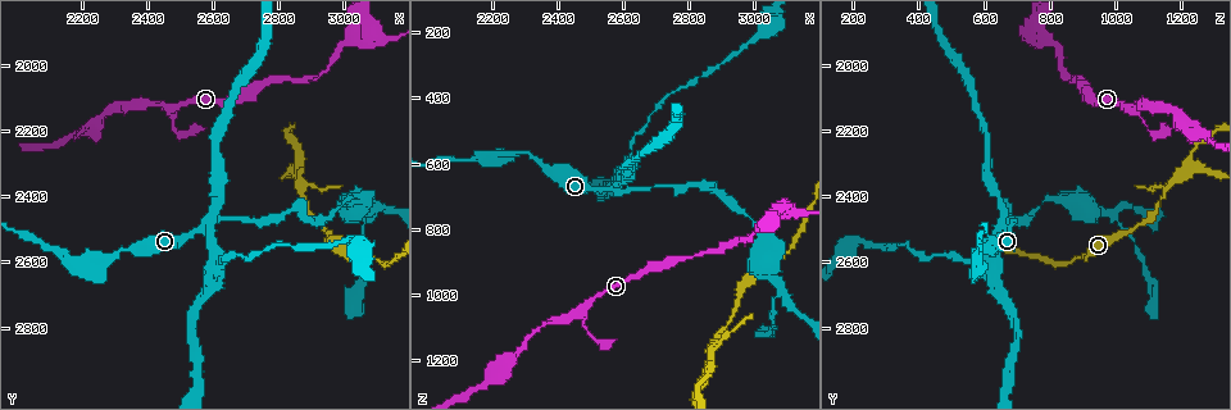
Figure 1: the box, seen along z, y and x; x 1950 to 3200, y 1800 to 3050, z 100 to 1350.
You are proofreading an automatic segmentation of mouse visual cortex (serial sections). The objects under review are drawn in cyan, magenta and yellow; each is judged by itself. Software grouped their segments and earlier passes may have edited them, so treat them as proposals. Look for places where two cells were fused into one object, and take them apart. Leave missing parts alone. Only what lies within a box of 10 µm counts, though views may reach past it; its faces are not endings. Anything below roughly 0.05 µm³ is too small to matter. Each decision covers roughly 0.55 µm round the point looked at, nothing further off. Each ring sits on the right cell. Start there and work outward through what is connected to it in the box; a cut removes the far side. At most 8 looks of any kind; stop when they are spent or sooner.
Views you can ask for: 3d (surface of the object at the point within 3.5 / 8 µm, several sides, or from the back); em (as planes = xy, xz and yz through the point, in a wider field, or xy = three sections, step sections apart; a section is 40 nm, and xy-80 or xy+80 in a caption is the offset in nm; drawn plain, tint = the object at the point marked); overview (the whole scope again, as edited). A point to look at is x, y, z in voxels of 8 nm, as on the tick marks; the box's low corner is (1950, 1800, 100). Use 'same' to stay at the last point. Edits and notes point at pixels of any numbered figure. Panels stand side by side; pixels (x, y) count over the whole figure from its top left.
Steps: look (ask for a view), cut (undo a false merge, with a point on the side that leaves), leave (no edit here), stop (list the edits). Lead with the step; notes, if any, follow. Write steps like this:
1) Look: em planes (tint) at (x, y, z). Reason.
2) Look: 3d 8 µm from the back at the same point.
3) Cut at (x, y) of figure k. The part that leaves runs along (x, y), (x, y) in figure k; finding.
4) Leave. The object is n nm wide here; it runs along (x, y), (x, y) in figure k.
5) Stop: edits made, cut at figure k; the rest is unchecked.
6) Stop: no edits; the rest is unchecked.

Look: 3d 3.5 µm from the back at (2580, 2490, 680). Four arms meet.

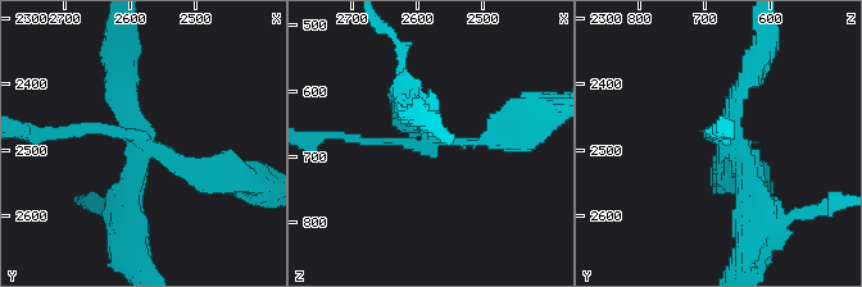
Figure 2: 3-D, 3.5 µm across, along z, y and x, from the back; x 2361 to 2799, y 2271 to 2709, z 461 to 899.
Look: em planes (tint) at (2575, 2495, 670). Shape alone is not enough.

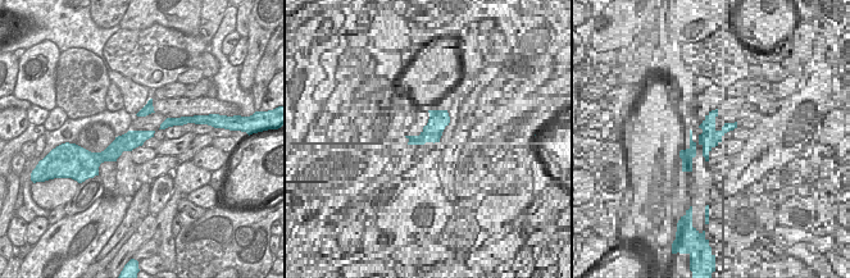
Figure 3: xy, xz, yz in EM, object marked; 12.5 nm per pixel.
Cut at (128, 197) of figure 2. The arms are 150, 200, 250, 250 nm wide; a second cell is stuck on.

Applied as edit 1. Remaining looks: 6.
Look: overview.

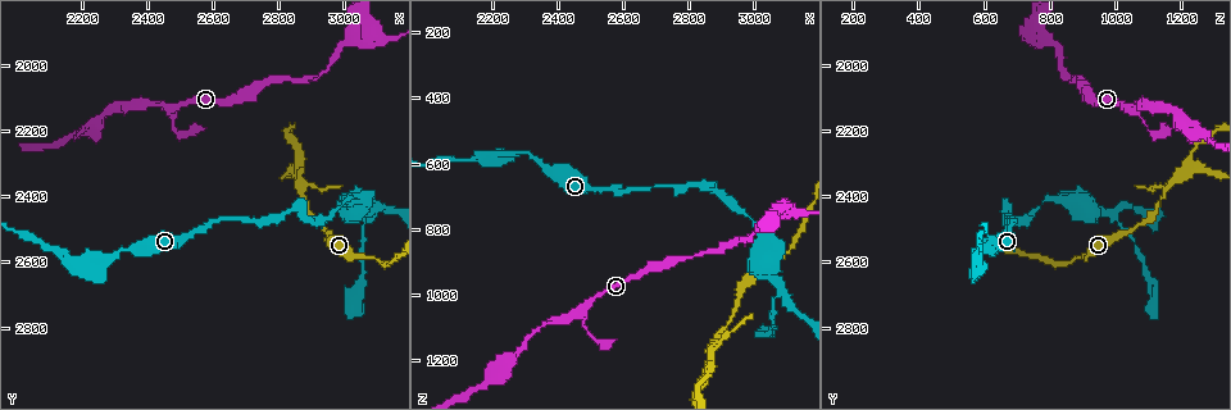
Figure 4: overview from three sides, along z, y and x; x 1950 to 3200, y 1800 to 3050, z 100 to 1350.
Look: 3d 3.5 µm at (2850, 2440, 670). Abrupt turn.

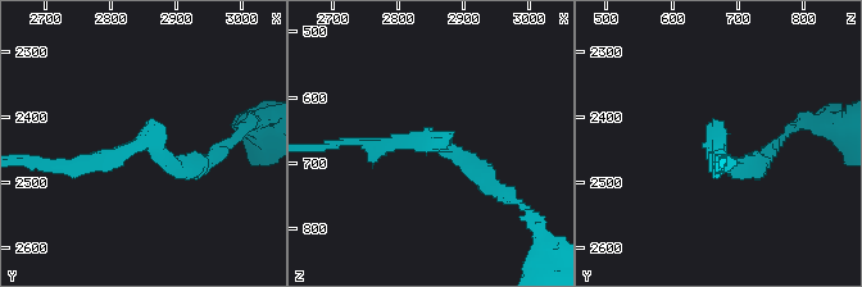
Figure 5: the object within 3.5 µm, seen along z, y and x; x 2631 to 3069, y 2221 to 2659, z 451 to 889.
Look: em planes (tint) at (2855, 2440, 670). Shape alone is not enough.

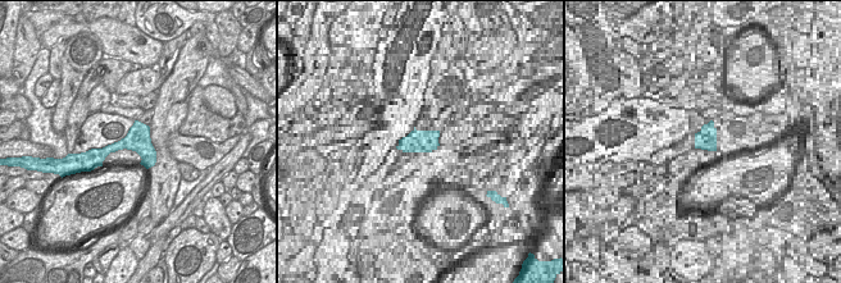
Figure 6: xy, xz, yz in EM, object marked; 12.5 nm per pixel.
Look: em xy step 1 (tint) at the same point. Another direction.

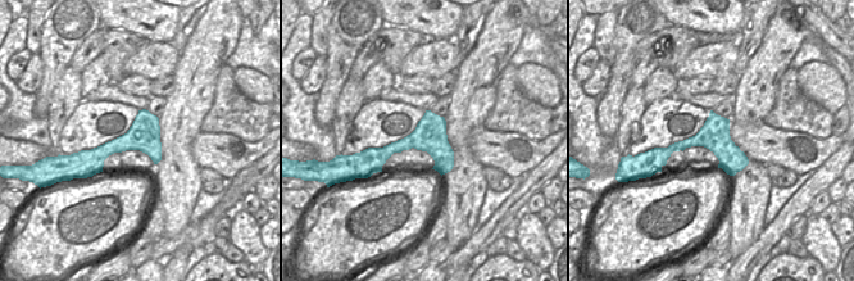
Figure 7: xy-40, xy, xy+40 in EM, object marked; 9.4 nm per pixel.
Leave. The arms are 200, 200 nm wide; it runs along (362, 141), (440, 141), (495, 187) in figure 5; one cell here.

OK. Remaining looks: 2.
Look: 3d 3.5 µm from the back at (2860, 2300, 1210). Abrupt turn.

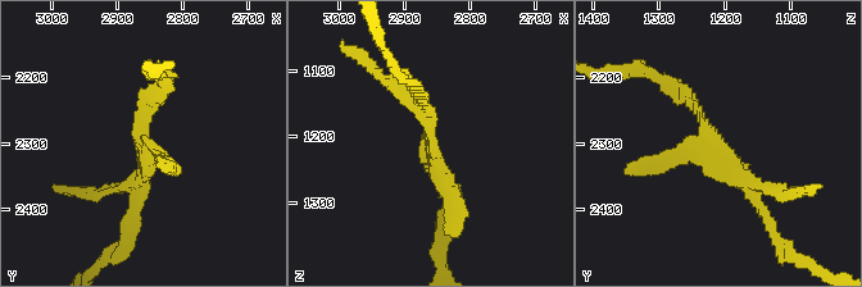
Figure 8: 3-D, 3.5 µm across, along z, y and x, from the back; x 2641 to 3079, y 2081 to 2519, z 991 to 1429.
Look: em xy step 3 (tint) at (2860, 2305, 1215). 3 arms meet here; the arms are 150, 150, 150 nm wide.

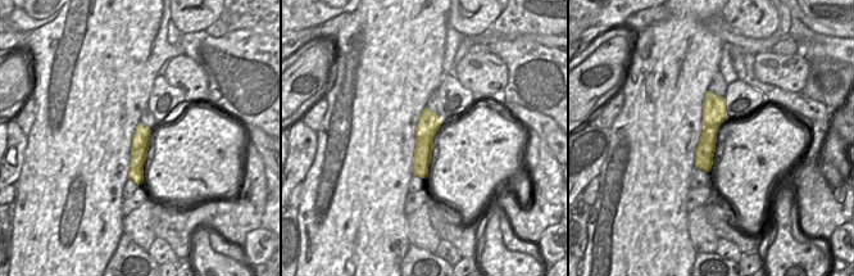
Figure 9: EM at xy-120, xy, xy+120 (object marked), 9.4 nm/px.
Cut at (379, 76) of figure 8. The part that leaves runs along (707, 144), (667, 163), (627, 163) in figure 8; a second cell is stuck on.

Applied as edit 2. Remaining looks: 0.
Stop: edits made, cut at figure 2, cut at figure 8; the rest is unchecked.

